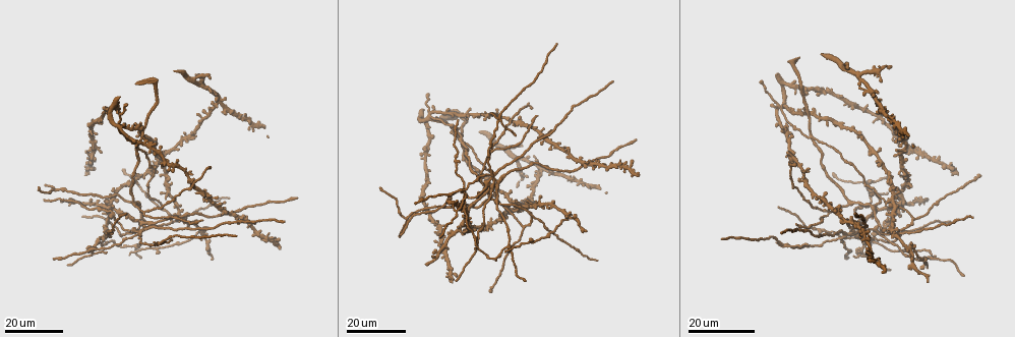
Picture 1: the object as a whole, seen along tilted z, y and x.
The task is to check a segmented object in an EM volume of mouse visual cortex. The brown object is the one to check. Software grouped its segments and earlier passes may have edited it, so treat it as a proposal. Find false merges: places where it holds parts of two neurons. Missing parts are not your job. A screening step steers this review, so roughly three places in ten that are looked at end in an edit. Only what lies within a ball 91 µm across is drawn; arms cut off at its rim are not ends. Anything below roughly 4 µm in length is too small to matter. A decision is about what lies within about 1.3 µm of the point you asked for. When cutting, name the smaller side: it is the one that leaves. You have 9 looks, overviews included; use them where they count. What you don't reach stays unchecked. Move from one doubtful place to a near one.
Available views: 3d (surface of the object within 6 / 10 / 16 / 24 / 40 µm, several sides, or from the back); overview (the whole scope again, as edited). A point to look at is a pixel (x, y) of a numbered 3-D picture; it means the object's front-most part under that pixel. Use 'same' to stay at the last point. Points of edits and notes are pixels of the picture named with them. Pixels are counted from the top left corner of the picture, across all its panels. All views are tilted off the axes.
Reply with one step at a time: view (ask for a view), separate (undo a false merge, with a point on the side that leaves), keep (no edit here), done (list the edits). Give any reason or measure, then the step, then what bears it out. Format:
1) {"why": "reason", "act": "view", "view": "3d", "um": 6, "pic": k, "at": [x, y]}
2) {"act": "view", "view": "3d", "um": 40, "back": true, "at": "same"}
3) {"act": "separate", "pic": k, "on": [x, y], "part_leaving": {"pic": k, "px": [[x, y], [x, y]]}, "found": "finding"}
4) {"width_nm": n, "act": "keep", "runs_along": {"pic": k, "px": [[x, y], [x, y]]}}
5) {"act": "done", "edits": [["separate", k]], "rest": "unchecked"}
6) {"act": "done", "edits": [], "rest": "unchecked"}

{"why": "looks like a crossing", "act": "view", "view": "3d", "um": 16, "pic": 1, "at": [463, 209]}

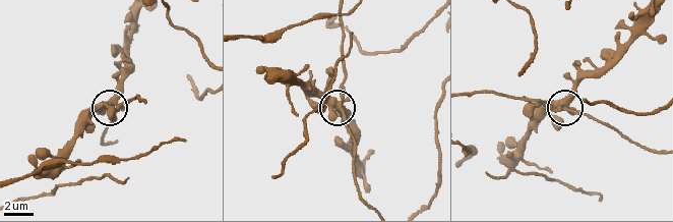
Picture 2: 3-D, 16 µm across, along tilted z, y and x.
{"act": "view", "view": "3d", "um": 10, "pic": 2, "at": [337, 103]}

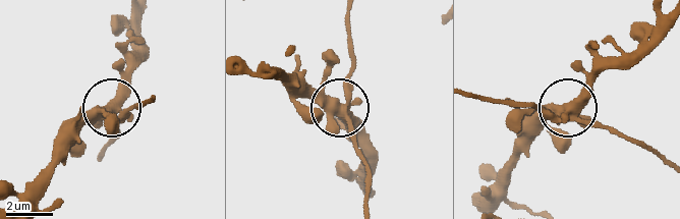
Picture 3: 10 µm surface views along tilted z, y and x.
{"side_arm_um": 37, "act": "keep", "runs_along": {"pic": 3, "px": [[366, 200], [370, 175], [338, 102], [352, 67], [354, 40]]}, "found": "all the same neuron"}

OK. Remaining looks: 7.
{"why": "side arm on a straight run", "act": "view", "view": "3d", "um": 24, "pic": 1, "at": [528, 210]}

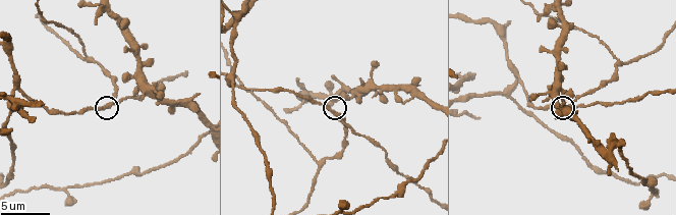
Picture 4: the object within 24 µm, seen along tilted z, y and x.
{"act": "view", "view": "3d", "um": 10, "pic": 4, "at": [110, 106]}

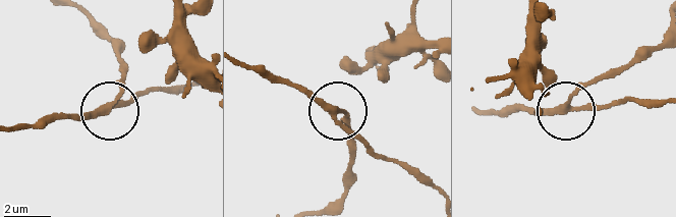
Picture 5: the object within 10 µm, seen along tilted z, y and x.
{"side_arm_um": 35, "arms": 3, "act": "keep", "found": "all the same neuron"}

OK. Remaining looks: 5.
{"why": "three-way junction", "act": "view", "view": "3d", "um": 16, "pic": 1, "at": [456, 210]}

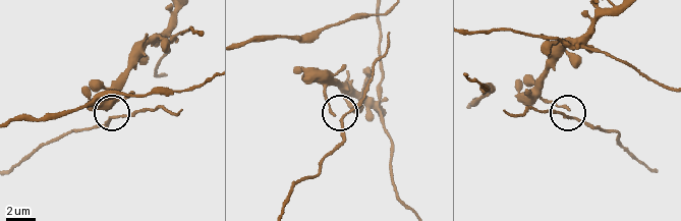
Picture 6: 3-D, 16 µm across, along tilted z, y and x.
{"act": "view", "view": "3d", "um": 6, "pic": 6, "at": [112, 116]}

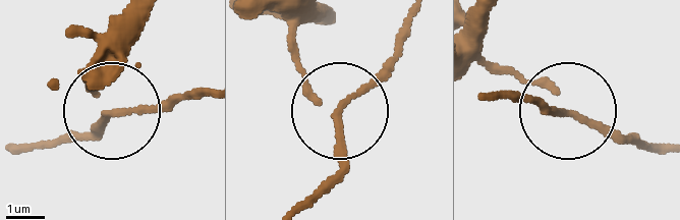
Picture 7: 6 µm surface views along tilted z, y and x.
{"act": "view", "view": "3d", "um": 6, "back": true, "pic": 7, "at": [110, 115]}

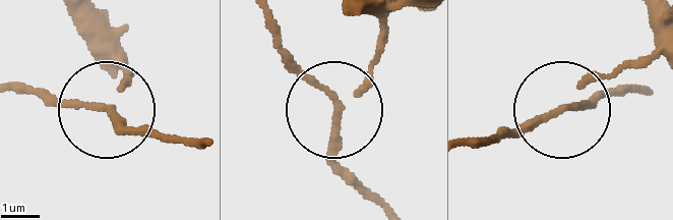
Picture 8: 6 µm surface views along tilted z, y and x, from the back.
{"side_arm_um": 7, "act": "keep", "runs_along": {"pic": 8, "px": [[651, 14], [650, 50], [591, 81], [571, 107], [613, 98]]}, "found": "continuous, no second neuron"}

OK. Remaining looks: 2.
{"why": "arms part here", "act": "view", "view": "3d", "um": 6, "pic": 4, "at": [611, 144]}

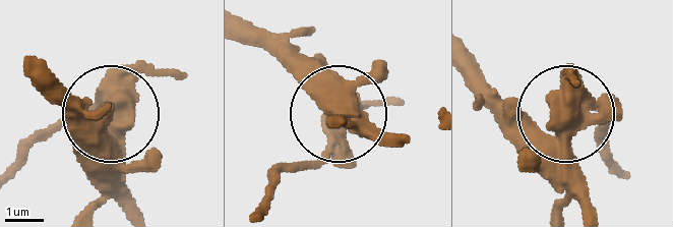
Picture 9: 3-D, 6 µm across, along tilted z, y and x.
{"act": "separate", "pic": 9, "on": [134, 80], "found": "two neurons meet here"}

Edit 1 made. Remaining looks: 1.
{"act": "done", "edits": [["separate", 9]], "rest": "unchecked"}

